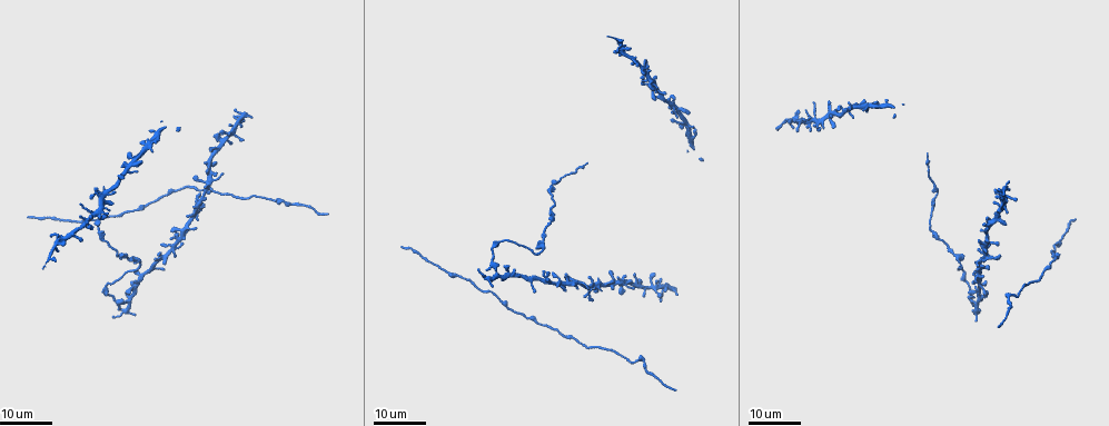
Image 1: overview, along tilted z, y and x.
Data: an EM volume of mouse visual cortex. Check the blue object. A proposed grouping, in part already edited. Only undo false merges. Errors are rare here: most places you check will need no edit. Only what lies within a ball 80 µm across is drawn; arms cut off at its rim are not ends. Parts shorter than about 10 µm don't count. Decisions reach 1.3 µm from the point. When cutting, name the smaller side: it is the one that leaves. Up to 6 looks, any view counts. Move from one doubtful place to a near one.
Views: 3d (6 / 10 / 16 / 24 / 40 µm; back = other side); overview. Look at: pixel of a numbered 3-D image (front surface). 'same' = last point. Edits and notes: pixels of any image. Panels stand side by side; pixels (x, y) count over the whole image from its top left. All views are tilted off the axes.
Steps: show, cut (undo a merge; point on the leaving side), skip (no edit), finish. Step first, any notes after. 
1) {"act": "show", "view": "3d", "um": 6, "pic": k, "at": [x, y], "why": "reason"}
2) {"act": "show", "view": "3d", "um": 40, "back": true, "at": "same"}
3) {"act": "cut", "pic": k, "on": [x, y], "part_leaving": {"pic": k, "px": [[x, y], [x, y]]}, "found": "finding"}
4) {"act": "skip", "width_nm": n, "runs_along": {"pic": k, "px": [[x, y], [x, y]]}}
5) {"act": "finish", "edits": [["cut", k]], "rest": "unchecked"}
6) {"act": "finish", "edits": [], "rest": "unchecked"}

{"act": "show", "view": "3d", "um": 24, "pic": 1, "at": [527, 318], "why": "thick turns thin"}

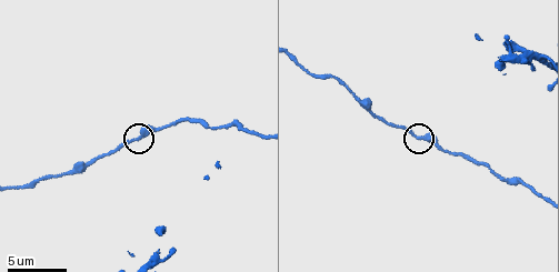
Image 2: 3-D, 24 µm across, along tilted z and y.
{"act": "show", "view": "3d", "um": 10, "pic": 2, "at": [138, 139], "why": "closer look"}

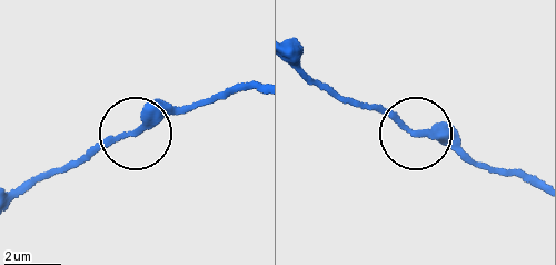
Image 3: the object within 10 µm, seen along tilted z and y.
{"act": "skip", "found": "all the same neuron"}

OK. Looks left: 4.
{"act": "show", "view": "3d", "um": 24, "pic": 1, "at": [988, 256], "why": "two arms at a narrow angle"}

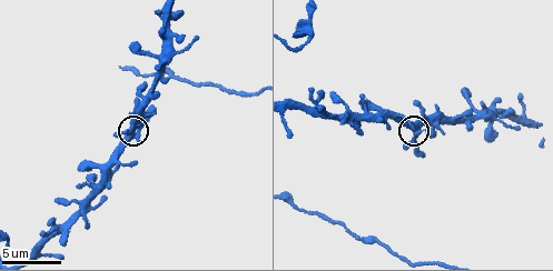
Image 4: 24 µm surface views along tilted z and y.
{"act": "show", "view": "3d", "um": 10, "at": "same", "why": "closer look"}

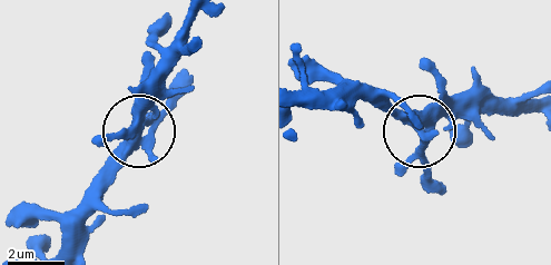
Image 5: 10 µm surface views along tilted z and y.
{"act": "skip", "width_nm": 340, "found": "one neuron here"}

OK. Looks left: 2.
{"act": "finish", "edits": [], "rest": "unchecked"}

